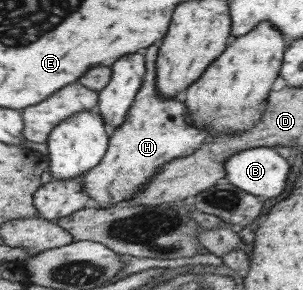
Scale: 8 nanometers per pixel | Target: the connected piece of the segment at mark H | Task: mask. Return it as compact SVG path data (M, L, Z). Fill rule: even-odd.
M158 43L146 47L144 51L145 75L140 89L124 115L124 123L109 132L107 148L102 159L82 175L82 191L92 202L98 203L98 208L121 205L126 199L136 195L156 175L160 165L176 157L191 155L201 146L202 141L210 138L206 129L196 129L188 123L184 103L178 103L176 98L164 99L158 95L158 89L154 85L157 46Z

